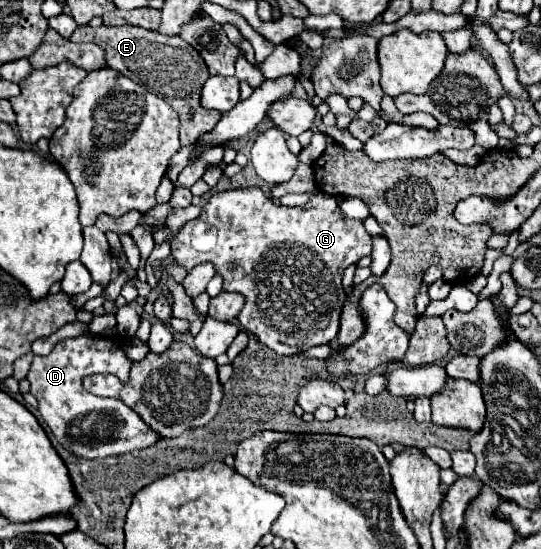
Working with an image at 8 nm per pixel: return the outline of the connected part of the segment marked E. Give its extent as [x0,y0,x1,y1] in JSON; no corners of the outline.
[69,25,221,145]

